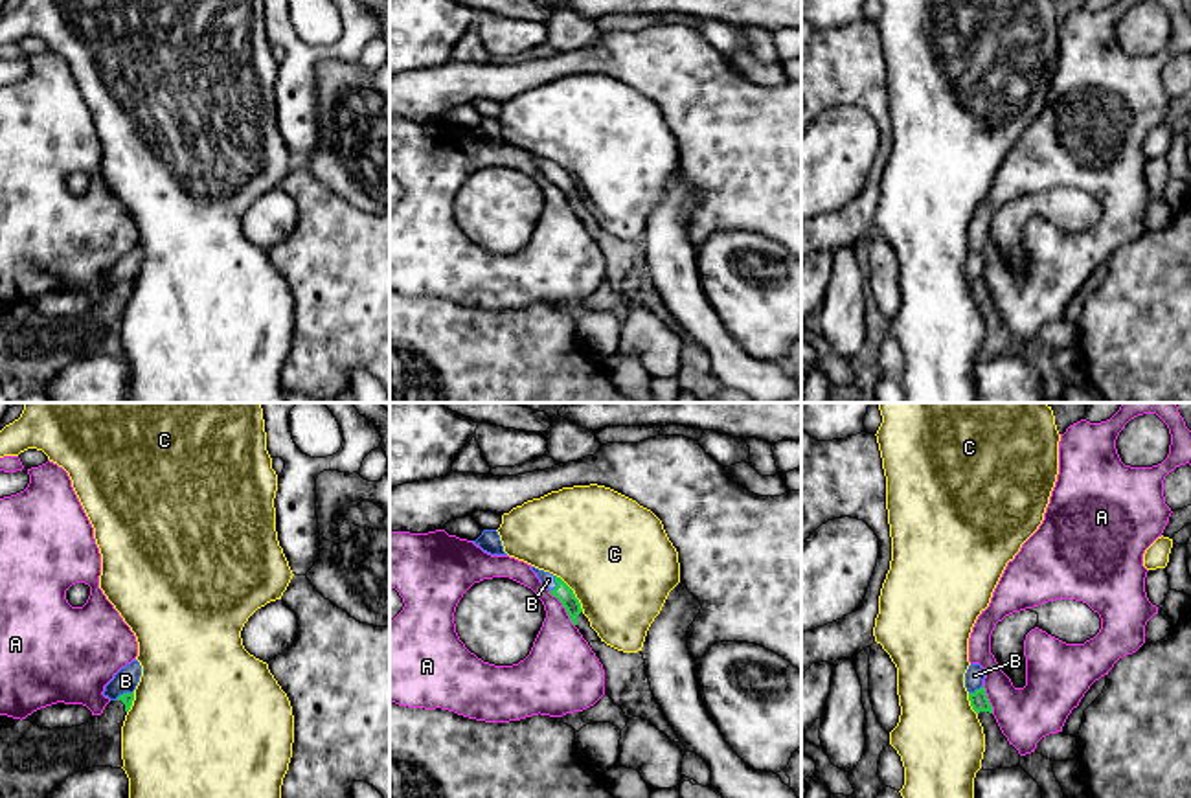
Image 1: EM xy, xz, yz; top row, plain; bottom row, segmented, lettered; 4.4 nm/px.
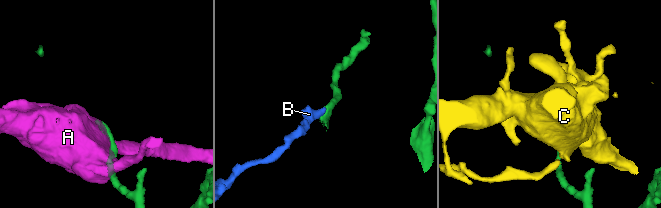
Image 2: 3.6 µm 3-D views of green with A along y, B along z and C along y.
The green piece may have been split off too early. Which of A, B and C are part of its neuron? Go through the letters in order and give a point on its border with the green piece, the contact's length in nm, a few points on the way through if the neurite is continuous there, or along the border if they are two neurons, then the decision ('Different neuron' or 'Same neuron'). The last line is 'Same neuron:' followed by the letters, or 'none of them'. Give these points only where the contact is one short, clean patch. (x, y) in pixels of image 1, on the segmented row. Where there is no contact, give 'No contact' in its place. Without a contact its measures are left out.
A: Touches green at xz (565, 607). Shared border 200 nm. Different neuron
B: Touches green at xz (555, 581). Shared border 80 nm. Path across: xz (563, 592), (555, 581), (548, 580). Same neuron
C: Touches green at xz (572, 592). Shared border 200 nm. Different neuron
Same neuron: B

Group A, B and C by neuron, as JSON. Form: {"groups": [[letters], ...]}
{"groups": [["A"], ["B"], ["C"]]}

